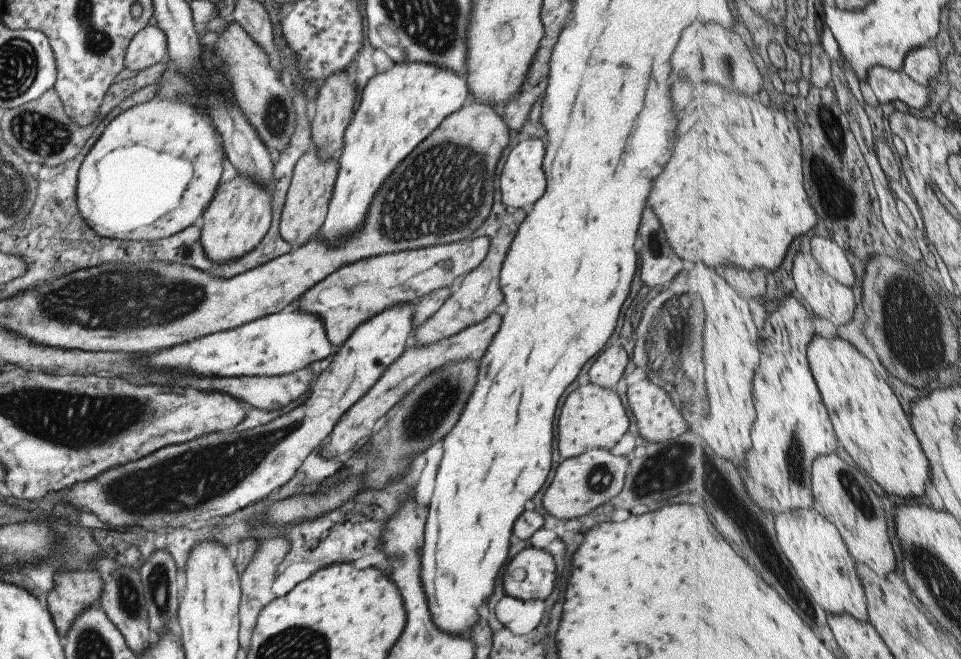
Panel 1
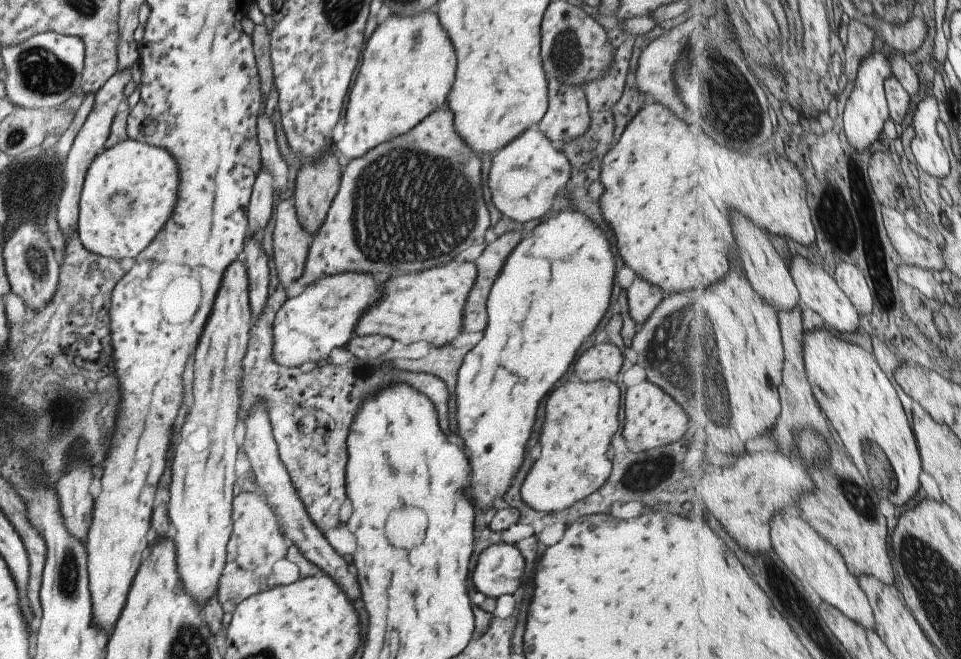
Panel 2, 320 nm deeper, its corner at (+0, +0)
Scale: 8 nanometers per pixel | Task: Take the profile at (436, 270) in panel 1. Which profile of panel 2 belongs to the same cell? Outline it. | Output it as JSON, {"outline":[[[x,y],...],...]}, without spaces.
{"outline":[[[451,262],[399,278],[389,278],[375,307],[368,308],[357,321],[353,335],[379,335],[408,345],[425,341],[441,349],[463,332],[464,304],[476,279],[473,262]]]}

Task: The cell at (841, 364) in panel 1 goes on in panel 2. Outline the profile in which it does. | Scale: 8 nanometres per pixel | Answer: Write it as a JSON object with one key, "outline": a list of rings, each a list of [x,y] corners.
{"outline":[[[815,328],[804,333],[804,361],[809,380],[813,380],[813,388],[817,388],[819,408],[833,424],[839,441],[867,484],[871,485],[871,480],[865,464],[865,452],[869,452],[869,444],[872,444],[883,450],[897,480],[895,492],[879,491],[879,495],[891,500],[894,506],[907,504],[921,490],[919,480],[924,464],[920,445],[897,388],[881,368],[875,354],[840,340],[825,328]]]}

